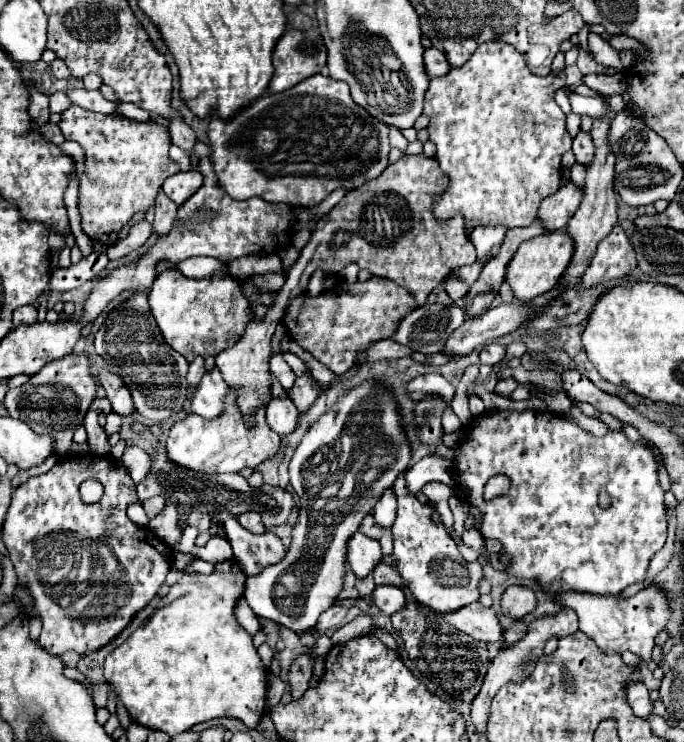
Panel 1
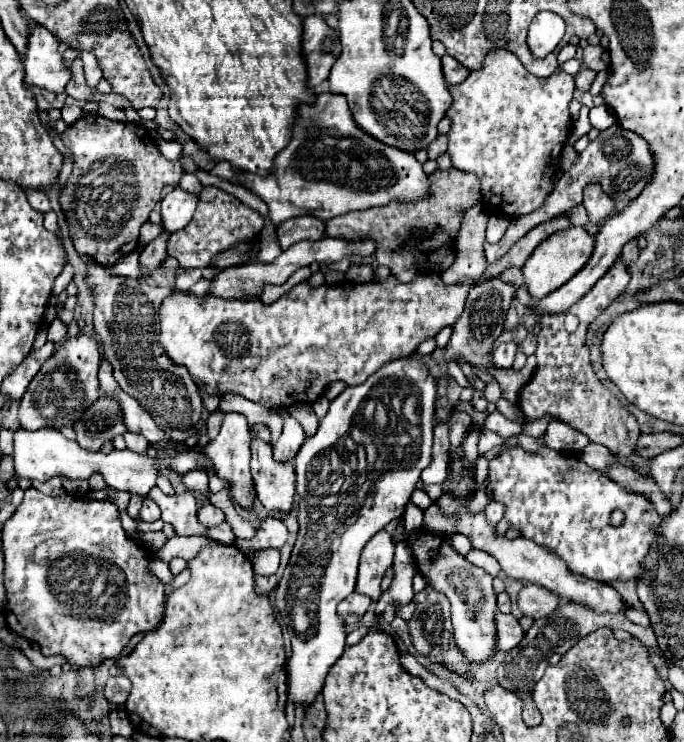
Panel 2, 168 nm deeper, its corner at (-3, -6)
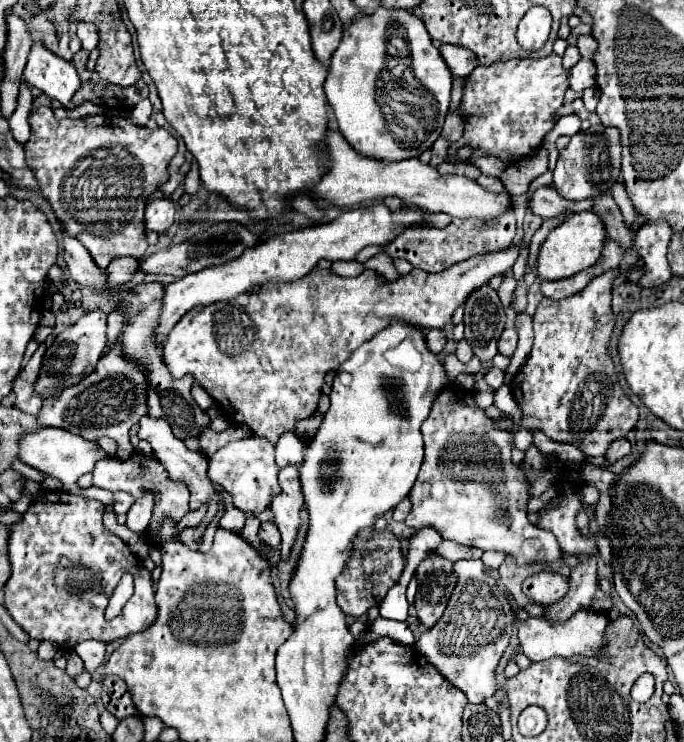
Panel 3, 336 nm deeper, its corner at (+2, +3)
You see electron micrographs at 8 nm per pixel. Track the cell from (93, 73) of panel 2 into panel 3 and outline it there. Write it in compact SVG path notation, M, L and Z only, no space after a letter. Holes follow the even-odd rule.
M80 22L80 24L78 24L76 34L78 34L78 38L82 40L82 48L84 48L86 52L92 52L92 50L96 48L98 38L100 38L100 36L98 36L98 28L96 28L96 24Z

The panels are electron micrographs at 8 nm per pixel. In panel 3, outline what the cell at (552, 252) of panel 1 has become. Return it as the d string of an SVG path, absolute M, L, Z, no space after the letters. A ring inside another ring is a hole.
M592 210L566 216L566 220L548 234L548 240L544 242L538 254L538 276L542 280L560 280L560 278L574 276L584 268L590 268L600 260L604 250L604 240L606 240L604 222Z

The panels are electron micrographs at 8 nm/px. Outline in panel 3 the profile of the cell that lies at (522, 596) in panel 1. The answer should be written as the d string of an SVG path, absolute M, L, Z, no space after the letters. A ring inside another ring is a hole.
M540 572L524 580L526 596L536 604L556 604L570 590L570 582L566 576L558 572Z

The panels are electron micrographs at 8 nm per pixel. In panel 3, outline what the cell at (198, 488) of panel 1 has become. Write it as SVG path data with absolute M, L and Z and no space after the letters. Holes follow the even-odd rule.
M116 492L114 494L114 512L116 514L126 514L126 510L132 506L134 498L128 496L126 492Z

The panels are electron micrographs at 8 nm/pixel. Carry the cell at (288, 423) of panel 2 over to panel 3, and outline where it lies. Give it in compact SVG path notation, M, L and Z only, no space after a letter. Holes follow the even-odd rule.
M286 432L280 438L280 444L276 444L276 464L278 464L278 468L286 468L290 464L298 466L302 462L304 462L304 442L296 434Z

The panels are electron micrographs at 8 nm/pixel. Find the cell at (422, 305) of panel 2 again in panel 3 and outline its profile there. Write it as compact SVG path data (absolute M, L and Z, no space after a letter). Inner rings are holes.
M518 246L514 248L506 248L504 252L494 252L490 256L476 256L474 260L468 260L464 264L456 264L452 268L446 268L444 272L438 272L438 274L428 274L424 270L418 270L414 268L410 274L406 276L400 276L396 282L380 282L378 280L378 274L374 270L364 270L360 276L356 278L342 278L342 276L336 276L332 270L320 270L320 268L314 268L308 276L300 278L300 280L292 280L292 282L266 282L262 284L262 290L258 294L250 292L250 294L242 294L242 296L236 296L232 300L224 300L224 302L216 302L216 304L210 304L210 306L204 306L204 308L194 308L192 312L188 312L188 316L184 316L180 320L180 324L176 324L176 328L172 328L172 332L168 334L168 344L164 346L164 364L168 366L168 370L172 372L172 376L176 378L182 378L186 372L192 374L196 378L196 382L200 382L204 386L204 390L214 398L214 402L224 410L222 416L230 422L236 422L240 426L248 426L256 436L264 436L268 438L272 444L278 442L278 438L284 434L284 432L294 432L296 430L296 422L298 420L306 420L310 418L314 412L316 412L316 406L318 406L318 400L320 400L320 392L322 392L322 382L324 382L324 376L328 372L334 372L348 356L350 352L354 352L360 344L368 342L376 332L384 330L392 318L396 320L404 320L404 322L410 322L410 324L418 324L418 328L424 328L424 332L432 330L432 328L444 328L444 324L452 318L454 310L464 302L464 298L480 288L482 284L488 284L488 280L492 276L500 276L502 272L510 270L518 258Z

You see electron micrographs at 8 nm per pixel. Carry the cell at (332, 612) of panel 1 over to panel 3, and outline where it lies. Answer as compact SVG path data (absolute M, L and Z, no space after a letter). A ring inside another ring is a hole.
M362 528L352 544L354 554L350 556L342 574L336 578L336 604L346 616L360 618L370 608L378 606L388 594L388 590L394 584L398 584L404 570L404 554L400 540L388 528L386 530Z

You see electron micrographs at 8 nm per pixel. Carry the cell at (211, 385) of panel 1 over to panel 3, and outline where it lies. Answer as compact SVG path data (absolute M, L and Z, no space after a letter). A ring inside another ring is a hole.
M250 436L250 438L236 440L236 442L228 442L224 448L220 448L210 458L208 476L212 482L220 484L232 496L234 506L246 514L264 512L270 506L272 498L280 494L278 466L274 462L274 446L260 436Z

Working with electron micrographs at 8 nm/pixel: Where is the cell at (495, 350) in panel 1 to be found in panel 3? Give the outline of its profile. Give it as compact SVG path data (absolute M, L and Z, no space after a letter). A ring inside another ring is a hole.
M506 328L498 340L498 352L504 356L512 356L518 346L518 332L516 328Z

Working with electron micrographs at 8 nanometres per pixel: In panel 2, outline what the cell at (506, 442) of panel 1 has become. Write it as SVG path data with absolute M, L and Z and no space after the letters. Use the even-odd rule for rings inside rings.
M521 445L505 447L495 459L489 461L489 487L493 489L493 501L505 505L505 519L509 521L511 529L519 529L521 537L553 551L573 573L601 583L625 583L639 579L645 573L645 557L661 539L661 515L645 495L627 491L625 487L609 481L600 471L589 467L579 457L549 449L547 445L541 445L535 453L525 451ZM613 509L621 509L625 513L621 525L611 525Z

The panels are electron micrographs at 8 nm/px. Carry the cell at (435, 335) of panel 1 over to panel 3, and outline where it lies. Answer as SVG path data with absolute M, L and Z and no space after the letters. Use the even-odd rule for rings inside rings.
M430 330L428 334L426 334L426 342L428 342L428 348L434 352L434 354L440 354L442 350L444 350L444 346L446 346L446 334L444 334L444 330Z

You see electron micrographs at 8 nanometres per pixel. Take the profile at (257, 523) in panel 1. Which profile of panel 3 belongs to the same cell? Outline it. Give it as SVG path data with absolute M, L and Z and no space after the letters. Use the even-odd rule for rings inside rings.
M264 522L262 528L260 528L260 538L262 538L268 546L276 548L276 546L280 544L280 532L278 532L276 524L274 524L274 522Z

